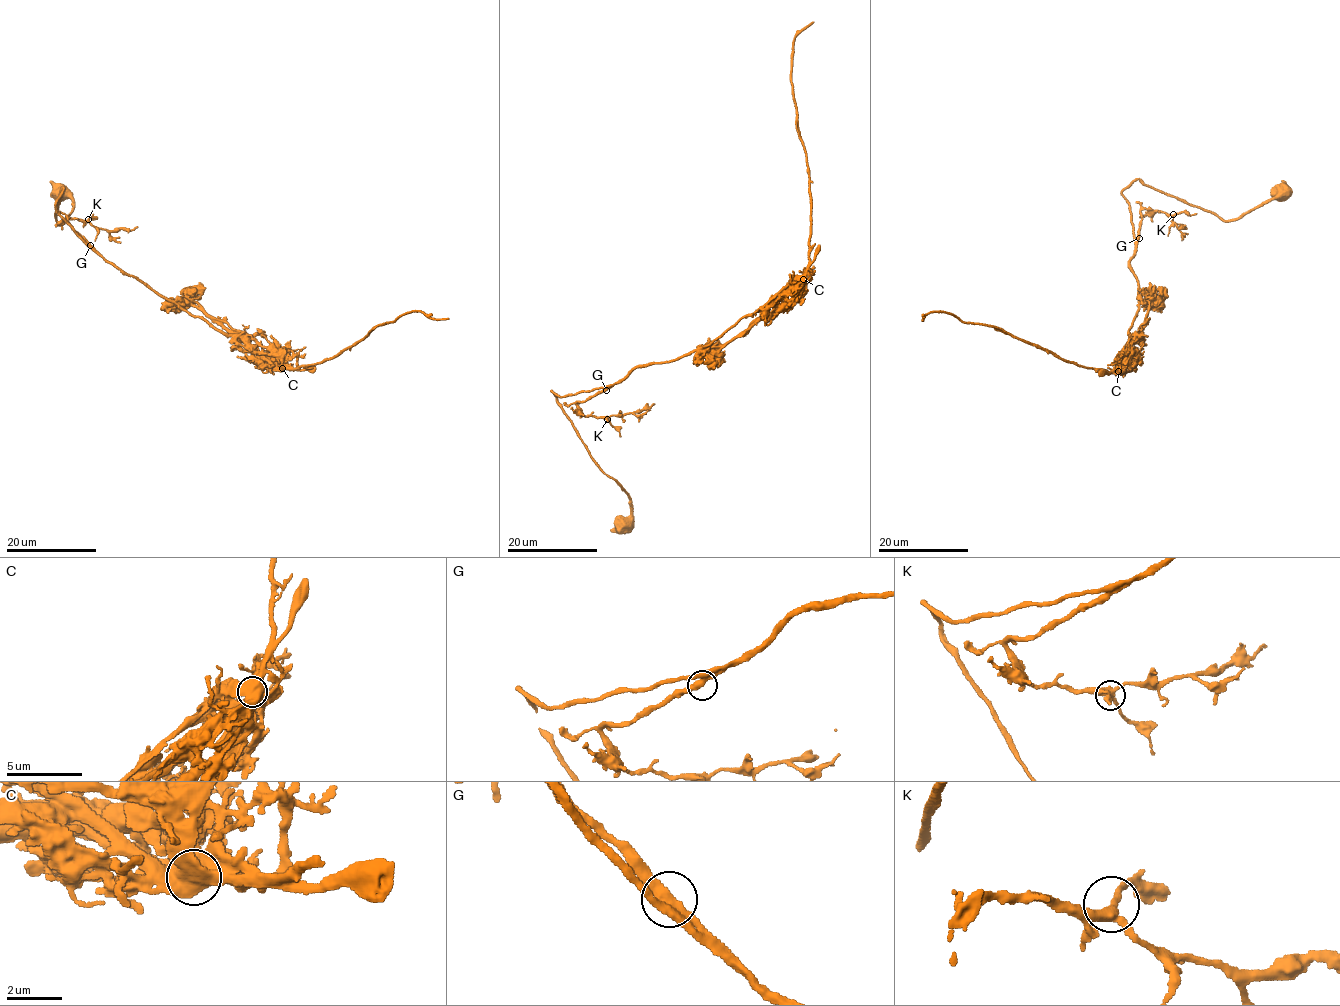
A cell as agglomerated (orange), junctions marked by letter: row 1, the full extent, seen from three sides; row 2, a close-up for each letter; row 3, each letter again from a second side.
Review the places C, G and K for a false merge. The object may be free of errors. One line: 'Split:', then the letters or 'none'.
Split: C

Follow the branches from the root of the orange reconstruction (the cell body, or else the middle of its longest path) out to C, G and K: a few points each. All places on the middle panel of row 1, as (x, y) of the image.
C: (624, 526), (627, 493), (552, 391), (608, 388), (636, 368), (700, 350), (803, 278)
G: (624, 526), (631, 512), (627, 493), (596, 463), (552, 391), (567, 396), (600, 388), (606, 390)
K: (624, 526), (627, 493), (552, 391), (603, 388), (578, 409), (607, 419)

